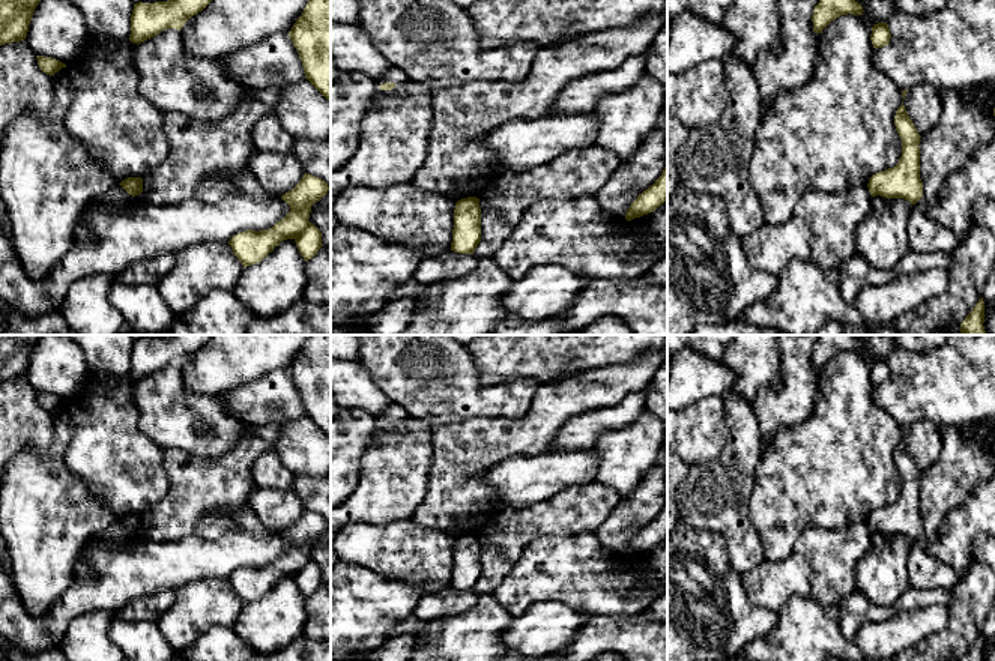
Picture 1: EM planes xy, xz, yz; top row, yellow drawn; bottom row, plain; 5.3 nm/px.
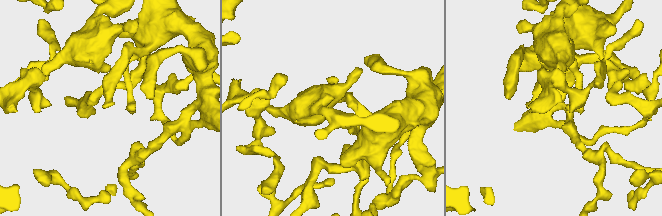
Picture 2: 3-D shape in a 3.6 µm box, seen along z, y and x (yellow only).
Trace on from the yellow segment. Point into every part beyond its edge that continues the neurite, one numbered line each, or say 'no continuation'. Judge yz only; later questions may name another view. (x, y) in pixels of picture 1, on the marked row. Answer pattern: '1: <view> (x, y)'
no continuation

